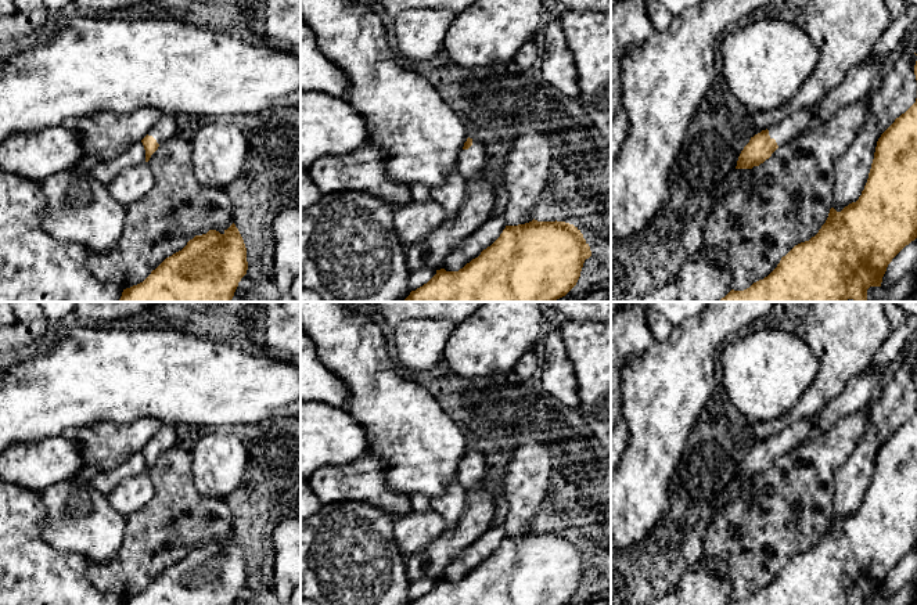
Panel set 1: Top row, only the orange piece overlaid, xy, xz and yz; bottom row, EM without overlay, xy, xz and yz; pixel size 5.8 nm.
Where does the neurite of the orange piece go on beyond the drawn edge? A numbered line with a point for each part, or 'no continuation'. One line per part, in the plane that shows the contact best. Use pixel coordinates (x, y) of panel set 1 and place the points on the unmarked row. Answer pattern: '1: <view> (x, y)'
1: yz (790, 438)

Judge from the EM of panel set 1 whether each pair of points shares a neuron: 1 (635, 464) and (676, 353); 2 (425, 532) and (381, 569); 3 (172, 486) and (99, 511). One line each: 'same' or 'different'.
1: same
2: different
3: different

